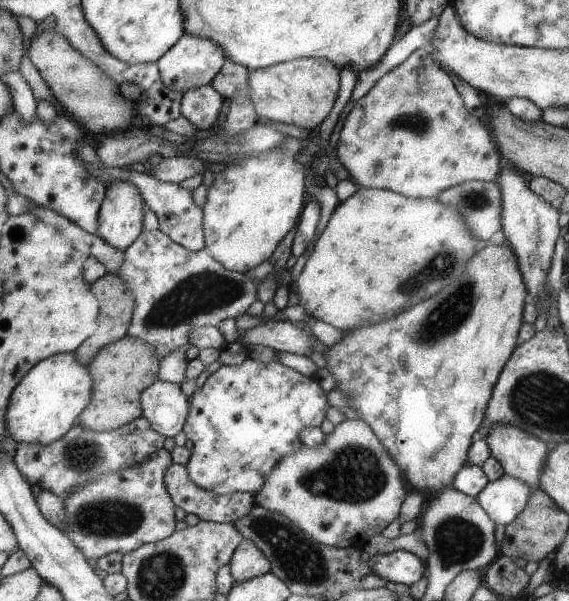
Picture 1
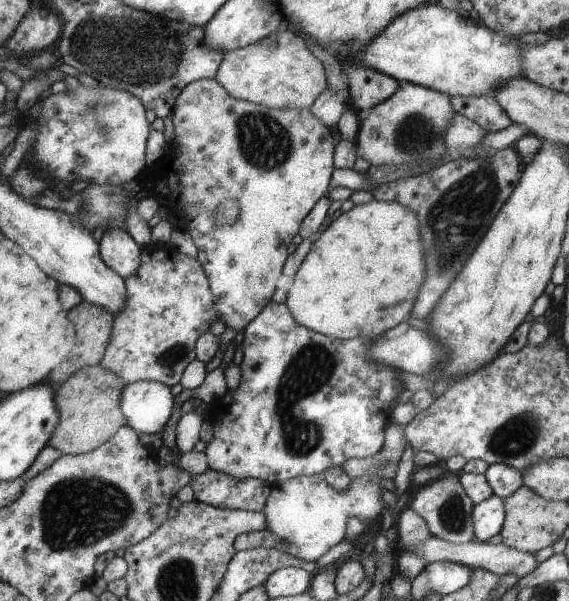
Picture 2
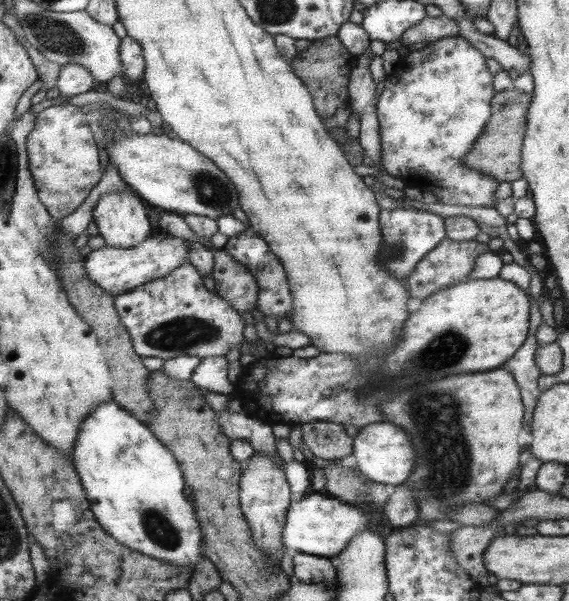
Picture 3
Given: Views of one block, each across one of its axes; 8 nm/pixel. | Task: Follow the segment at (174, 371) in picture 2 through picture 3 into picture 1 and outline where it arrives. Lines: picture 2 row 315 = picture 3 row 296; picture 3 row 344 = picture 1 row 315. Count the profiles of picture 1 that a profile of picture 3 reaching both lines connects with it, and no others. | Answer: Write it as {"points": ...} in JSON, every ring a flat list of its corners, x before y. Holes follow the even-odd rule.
{"points":[[142,229,142,234,122,251,123,262,117,274,131,288,135,300,133,318,130,320,130,328,126,335,139,337,139,340,150,344,158,360,183,345,188,346,188,336,193,327,215,326,229,316,237,318,245,313,246,308,257,298,256,290,261,281,253,283,243,273,225,268,207,250,188,251,158,229,154,231]]}

